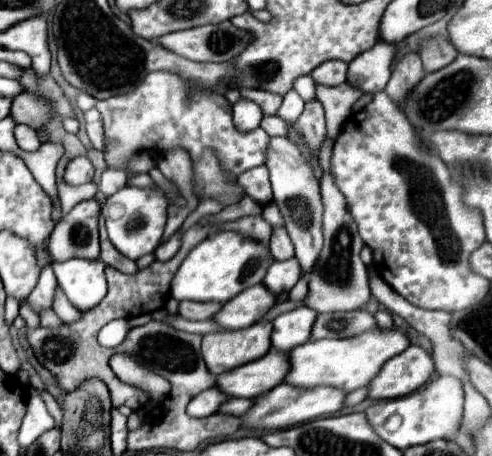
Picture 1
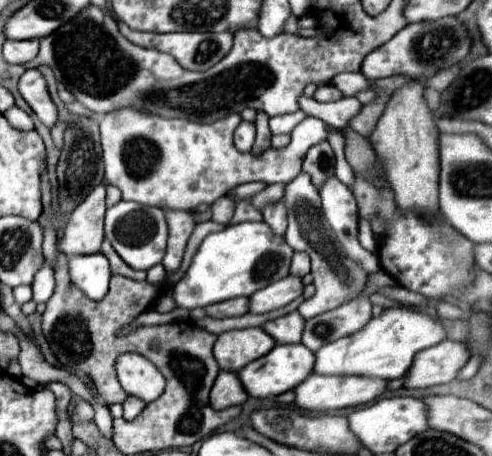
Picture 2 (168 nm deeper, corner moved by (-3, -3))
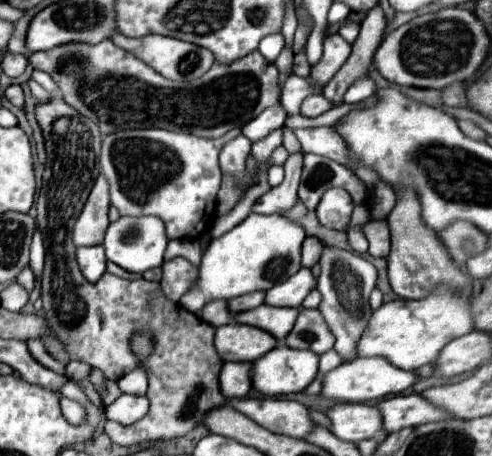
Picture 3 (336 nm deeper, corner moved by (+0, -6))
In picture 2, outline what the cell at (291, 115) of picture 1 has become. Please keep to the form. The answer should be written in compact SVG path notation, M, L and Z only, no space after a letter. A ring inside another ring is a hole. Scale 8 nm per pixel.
M302 111L296 113L288 113L288 115L280 115L280 117L272 117L270 119L270 133L272 135L282 135L282 133L290 133L292 127L296 127L296 123L300 123L306 115Z

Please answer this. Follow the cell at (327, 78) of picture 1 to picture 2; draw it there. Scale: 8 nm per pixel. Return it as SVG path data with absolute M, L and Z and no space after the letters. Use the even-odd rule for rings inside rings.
M320 85L318 89L316 89L316 93L314 93L314 99L316 101L322 101L322 103L326 103L326 101L338 101L338 99L342 99L344 95L334 87L334 85Z

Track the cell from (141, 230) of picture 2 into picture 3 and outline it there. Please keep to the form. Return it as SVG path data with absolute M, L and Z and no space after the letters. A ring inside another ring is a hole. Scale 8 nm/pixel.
M121 216L119 220L109 224L103 248L105 248L107 258L111 262L115 262L117 266L121 266L129 272L143 274L149 268L161 266L167 242L169 242L169 238L165 234L165 224L161 224L159 218L153 218L153 216L141 216L141 218Z

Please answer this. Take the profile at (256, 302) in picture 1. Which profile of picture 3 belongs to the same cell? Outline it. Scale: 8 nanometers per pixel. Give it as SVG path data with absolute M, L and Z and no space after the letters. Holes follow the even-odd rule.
M301 268L297 274L293 274L285 282L267 290L265 304L267 306L299 306L313 288L315 288L315 278L311 270Z

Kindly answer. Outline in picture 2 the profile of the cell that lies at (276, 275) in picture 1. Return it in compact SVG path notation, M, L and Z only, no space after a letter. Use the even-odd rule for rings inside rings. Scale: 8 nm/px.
M298 251L298 253L294 253L292 267L290 267L290 273L304 277L308 271L310 271L310 257L308 257L308 253L304 253L304 251Z

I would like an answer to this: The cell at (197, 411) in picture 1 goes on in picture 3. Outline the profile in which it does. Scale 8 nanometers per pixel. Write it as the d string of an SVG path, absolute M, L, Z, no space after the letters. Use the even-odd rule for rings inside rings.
M227 362L227 364L223 364L221 374L219 374L221 394L225 398L245 398L251 390L249 370L251 370L249 362Z

